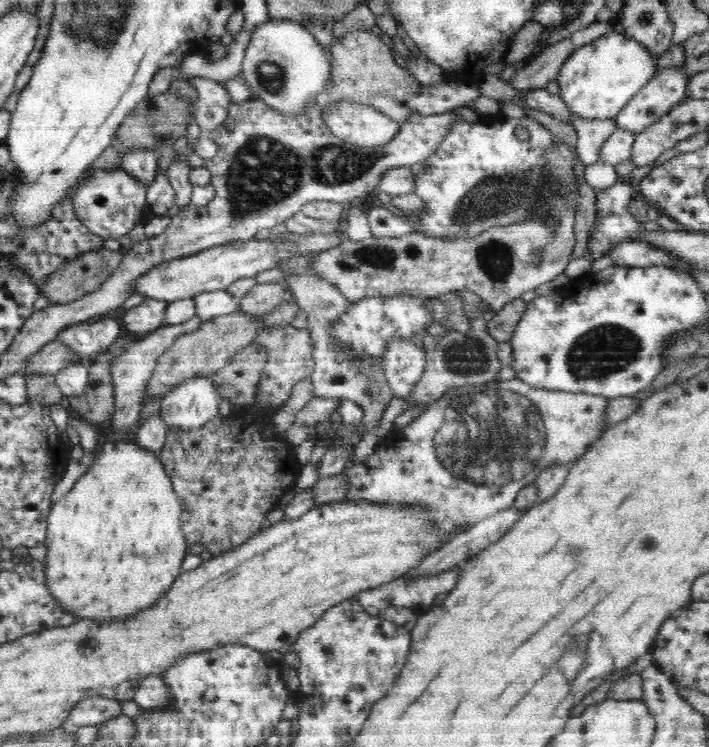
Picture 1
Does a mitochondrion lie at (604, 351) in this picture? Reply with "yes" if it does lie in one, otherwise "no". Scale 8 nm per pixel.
yes

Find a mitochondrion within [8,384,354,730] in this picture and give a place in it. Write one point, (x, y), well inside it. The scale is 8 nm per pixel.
(328, 656)

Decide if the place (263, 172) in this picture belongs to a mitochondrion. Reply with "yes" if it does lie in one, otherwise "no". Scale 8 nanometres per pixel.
yes

